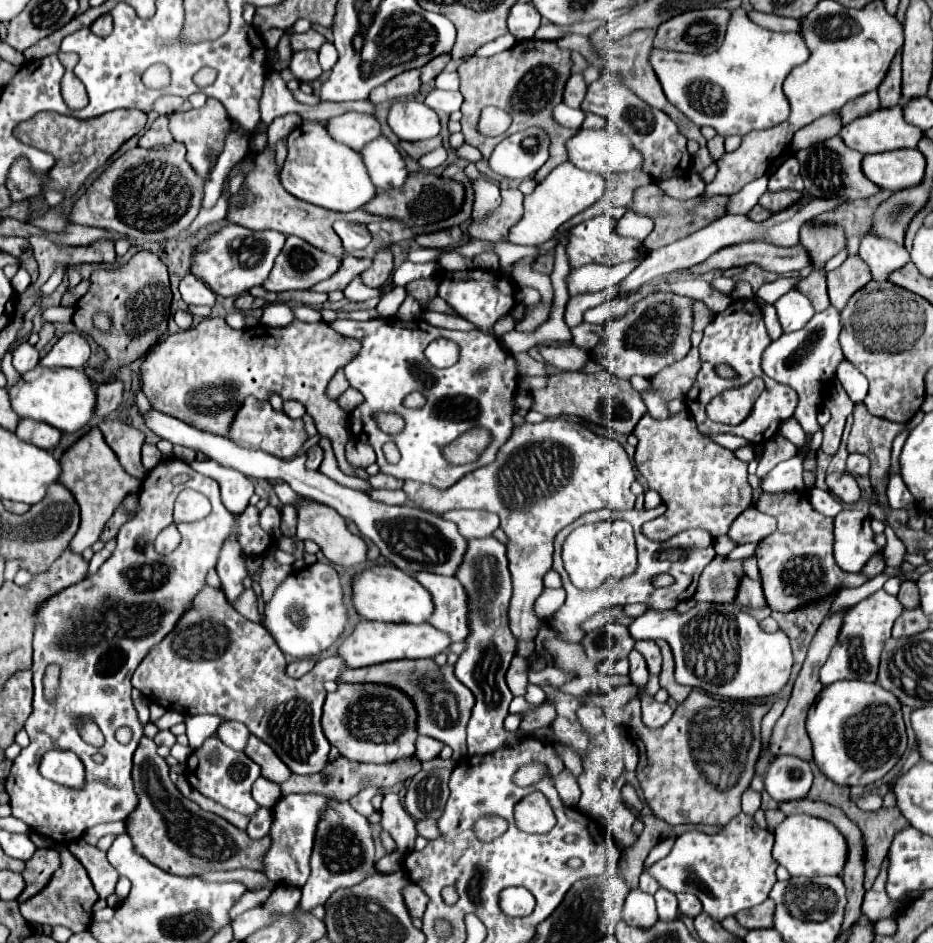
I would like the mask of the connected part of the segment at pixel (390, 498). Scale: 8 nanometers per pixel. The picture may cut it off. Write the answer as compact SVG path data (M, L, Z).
M369 490L367 496L383 504L405 504L407 502L407 496L403 496L403 490Z

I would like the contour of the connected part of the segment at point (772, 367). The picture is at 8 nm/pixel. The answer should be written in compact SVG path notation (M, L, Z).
M829 306L827 310L815 314L803 330L795 334L783 334L781 338L773 340L763 352L763 360L761 360L763 372L769 378L797 390L799 406L795 410L795 418L799 420L805 434L811 434L811 436L819 430L817 410L823 402L823 390L827 382L835 376L835 368L839 360L843 360L843 352L839 346L839 332L841 332L839 310Z

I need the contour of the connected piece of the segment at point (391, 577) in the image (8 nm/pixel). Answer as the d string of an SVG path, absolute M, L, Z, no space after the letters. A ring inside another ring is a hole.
M393 564L385 566L369 566L367 570L355 574L351 584L351 602L355 612L365 620L383 620L383 622L411 622L421 624L427 622L433 606L431 596L419 582L415 582L409 574L399 570Z

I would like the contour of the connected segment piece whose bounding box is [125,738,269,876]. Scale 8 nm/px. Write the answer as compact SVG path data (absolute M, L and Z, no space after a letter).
M141 738L133 756L133 782L139 806L125 820L125 826L135 852L157 868L177 876L195 876L207 870L261 870L259 858L267 852L269 838L247 840L245 830L239 830L225 818L205 812L195 802L181 798L179 790L169 780L169 766L155 750L157 746L151 738Z

